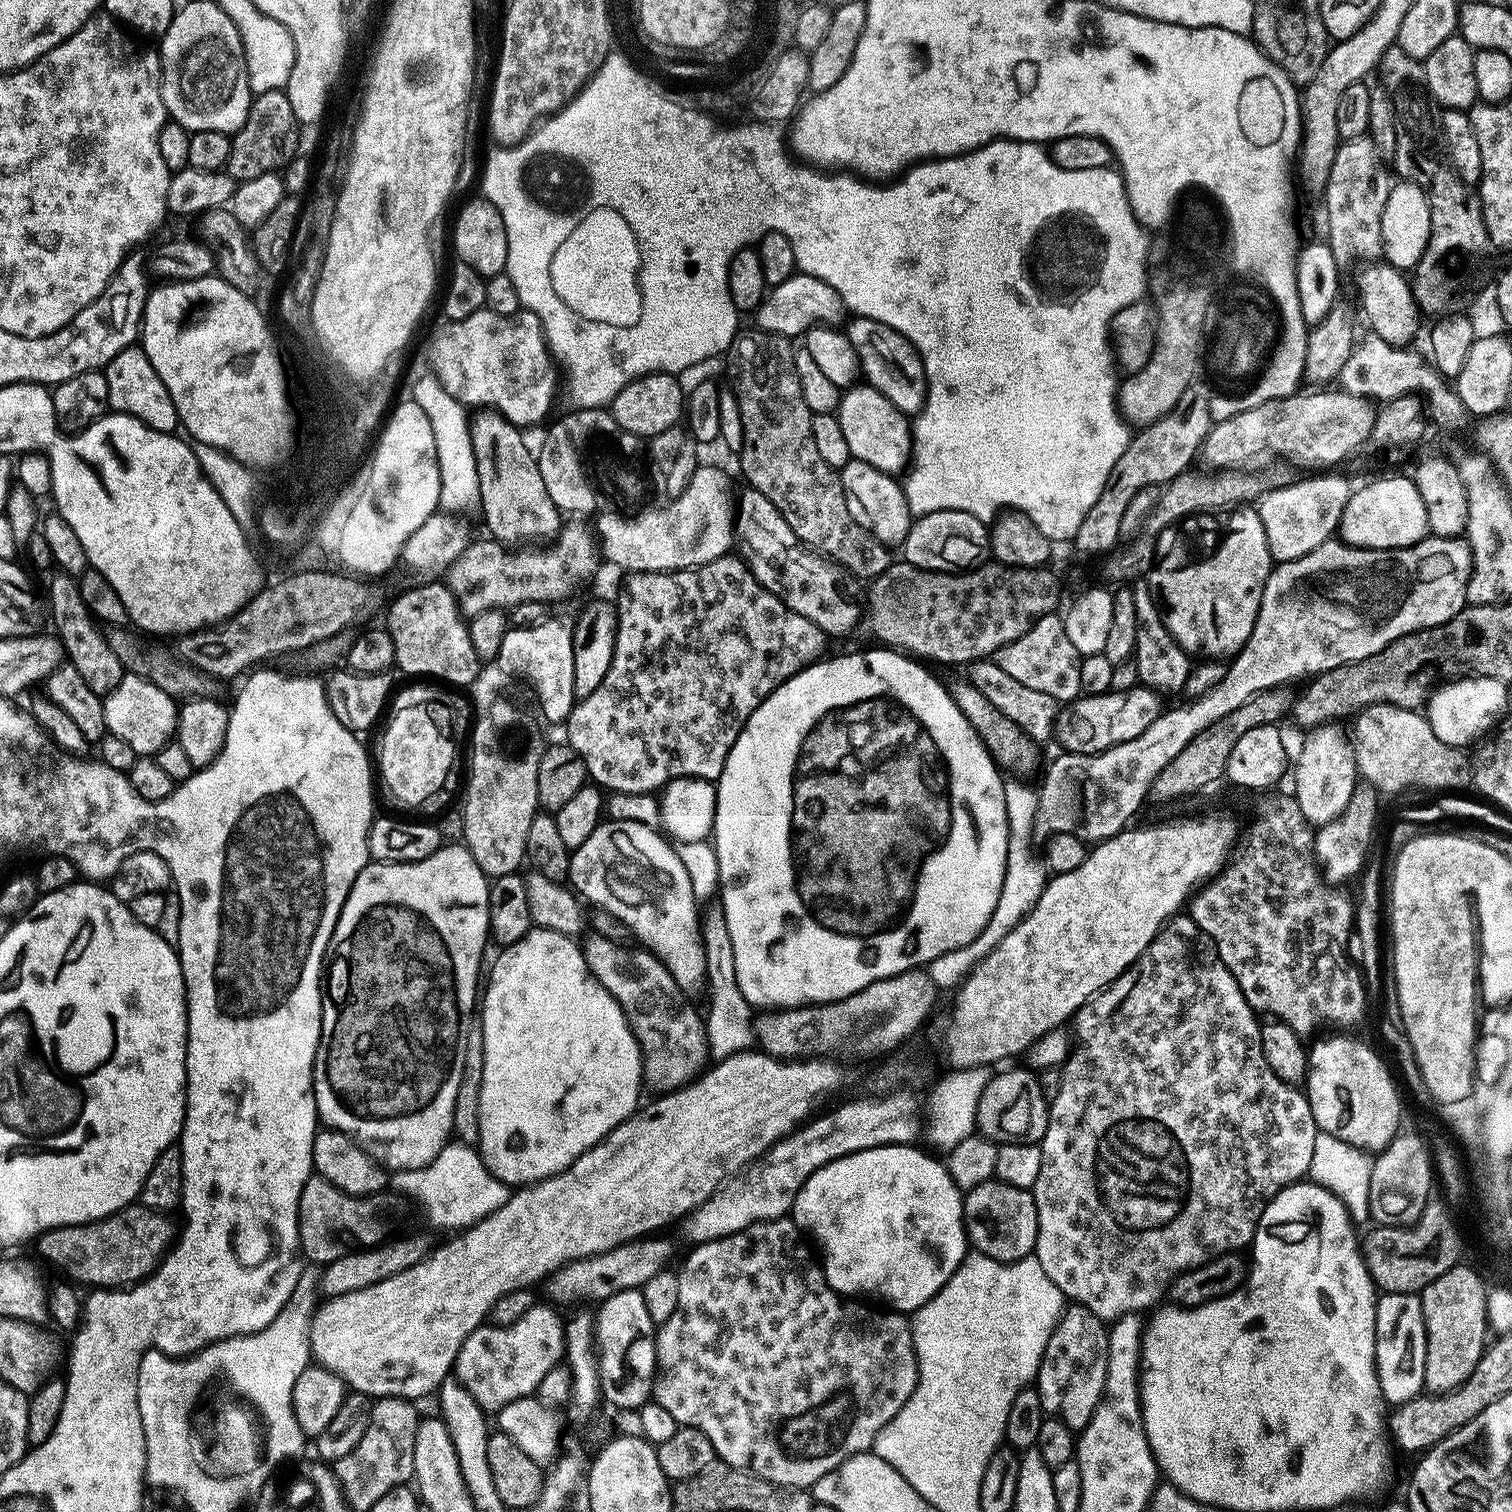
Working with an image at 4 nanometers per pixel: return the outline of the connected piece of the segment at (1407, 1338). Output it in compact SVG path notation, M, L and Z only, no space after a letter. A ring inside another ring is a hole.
M1386 1292L1377 1299L1376 1302L1376 1377L1380 1383L1380 1395L1384 1397L1389 1405L1399 1406L1405 1404L1407 1400L1413 1400L1421 1395L1424 1388L1424 1367L1426 1366L1426 1326L1424 1325L1424 1315L1420 1305L1419 1295L1410 1292Z

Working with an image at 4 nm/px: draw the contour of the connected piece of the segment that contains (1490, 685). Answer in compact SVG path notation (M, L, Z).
M1469 676L1455 682L1444 682L1433 691L1432 699L1426 705L1426 715L1434 734L1438 734L1442 742L1451 748L1464 750L1471 740L1479 741L1497 727L1495 724L1503 718L1504 711L1508 708L1508 692L1509 685L1501 684L1494 678Z

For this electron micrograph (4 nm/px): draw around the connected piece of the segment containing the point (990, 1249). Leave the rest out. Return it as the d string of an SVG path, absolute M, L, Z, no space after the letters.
M993 1178L963 1193L963 1198L964 1230L975 1251L1004 1264L1013 1264L1015 1260L1033 1255L1040 1227L1036 1203L1029 1189L1010 1186Z

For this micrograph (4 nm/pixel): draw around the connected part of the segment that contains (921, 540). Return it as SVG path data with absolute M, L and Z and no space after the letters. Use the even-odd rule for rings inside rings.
M958 510L928 512L924 516L913 519L912 528L904 539L902 551L904 551L903 563L913 564L915 568L931 572L966 572L989 563L992 556L990 528L985 521L978 519L974 514L966 514Z

